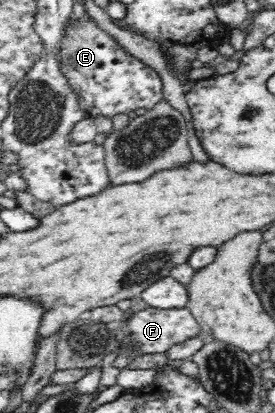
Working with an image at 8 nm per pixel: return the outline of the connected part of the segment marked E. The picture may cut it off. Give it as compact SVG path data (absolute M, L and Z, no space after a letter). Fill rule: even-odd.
M86 17L83 18L81 24L76 25L71 22L68 24L66 38L62 40L60 47L62 47L60 50L62 71L66 78L70 79L72 87L78 91L81 107L88 117L91 118L93 114L100 113L113 118L115 114L125 113L127 110L151 109L162 100L162 81L156 72L126 52L126 49L106 35L98 25L88 22Z

